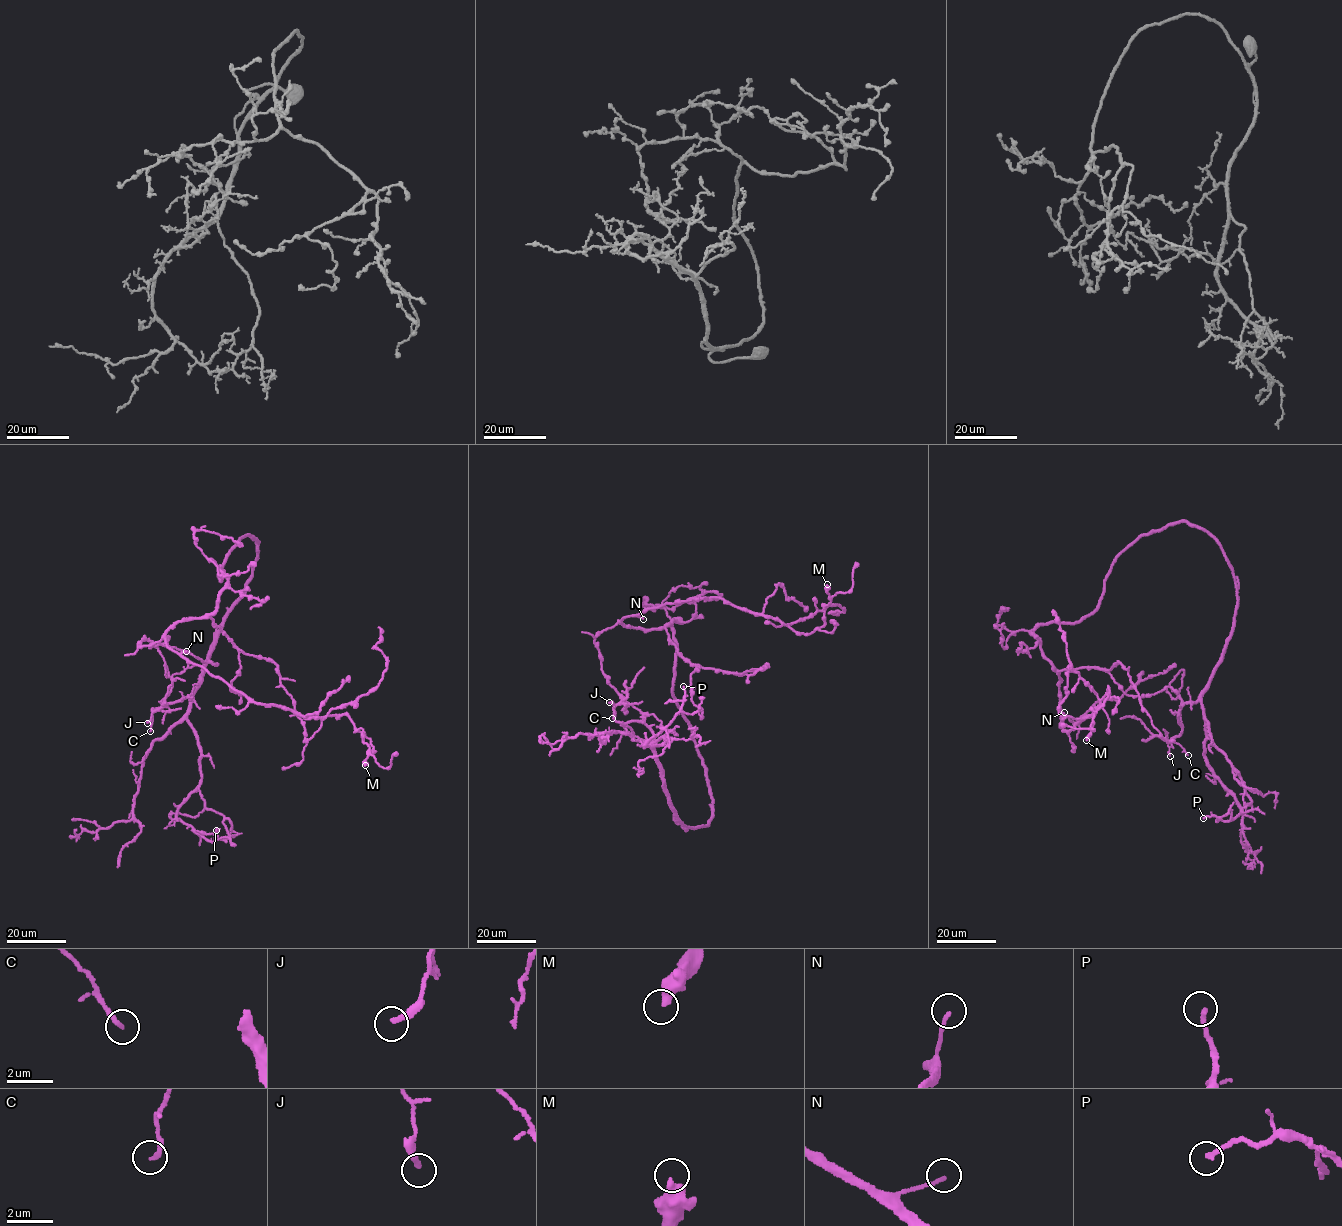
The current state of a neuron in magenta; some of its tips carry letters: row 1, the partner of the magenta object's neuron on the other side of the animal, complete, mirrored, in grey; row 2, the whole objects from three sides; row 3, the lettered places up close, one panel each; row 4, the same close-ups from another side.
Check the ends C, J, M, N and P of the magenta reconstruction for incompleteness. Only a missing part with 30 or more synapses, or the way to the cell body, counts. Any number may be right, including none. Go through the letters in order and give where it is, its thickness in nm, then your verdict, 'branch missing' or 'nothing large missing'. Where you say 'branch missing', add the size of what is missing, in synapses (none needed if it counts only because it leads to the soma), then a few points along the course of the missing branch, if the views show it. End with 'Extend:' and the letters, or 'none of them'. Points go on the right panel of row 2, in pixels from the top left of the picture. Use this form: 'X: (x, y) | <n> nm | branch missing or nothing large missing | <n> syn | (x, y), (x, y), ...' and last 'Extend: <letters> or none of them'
C: (1188, 755) | 190 nm | nothing large missing
J: (1170, 756) | 240 nm | nothing large missing
M: (1086, 740) | 400 nm | nothing large missing
N: (1064, 712) | 160 nm | nothing large missing
P: (1203, 818) | 220 nm | nothing large missing
Extend: none of them

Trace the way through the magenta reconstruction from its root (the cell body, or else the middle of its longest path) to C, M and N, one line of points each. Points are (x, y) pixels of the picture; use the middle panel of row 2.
C: (680, 708), (713, 800), (706, 825), (679, 819), (649, 727), (617, 722), (614, 710), (612, 718)
M: (680, 708), (671, 623), (680, 619), (640, 629), (621, 618), (719, 597), (809, 634), (824, 625), (827, 584)
N: (680, 708), (672, 691), (676, 640), (671, 623), (680, 619), (645, 629), (621, 622), (630, 616), (643, 619)

